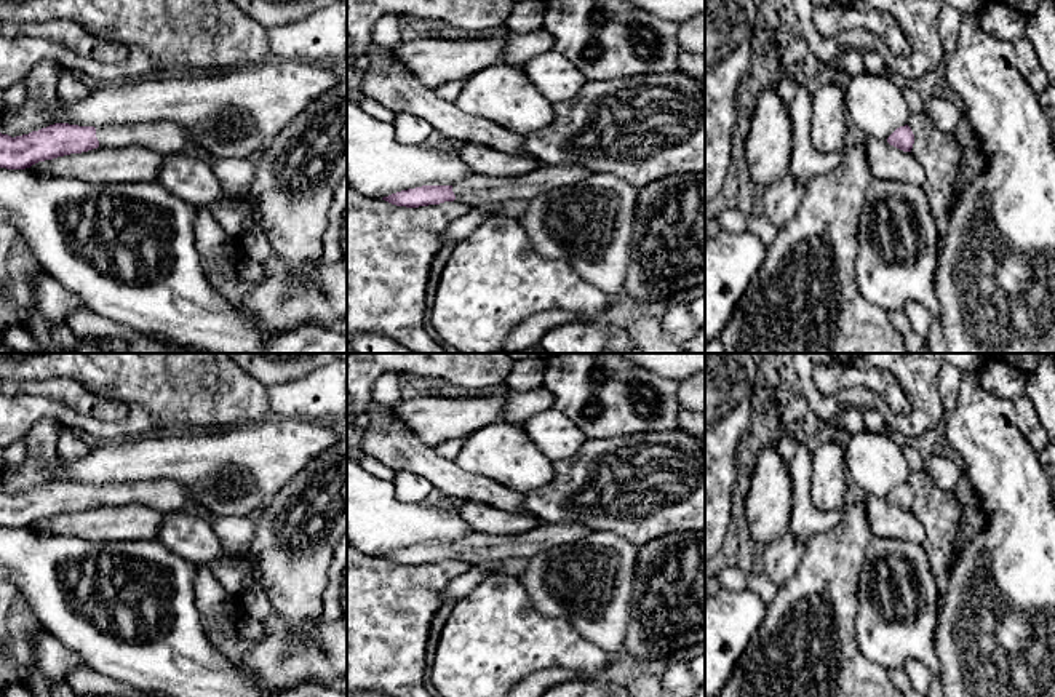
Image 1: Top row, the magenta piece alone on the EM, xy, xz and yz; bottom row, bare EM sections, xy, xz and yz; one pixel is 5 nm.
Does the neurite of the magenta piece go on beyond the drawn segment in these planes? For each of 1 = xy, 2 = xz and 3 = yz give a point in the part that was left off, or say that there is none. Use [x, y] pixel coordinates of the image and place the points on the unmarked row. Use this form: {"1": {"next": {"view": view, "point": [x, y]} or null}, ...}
{"1": {"next": {"view": "xy", "point": [165, 496]}}, "2": {"next": {"view": "xz", "point": [477, 547]}}, "3": {"next": null}}

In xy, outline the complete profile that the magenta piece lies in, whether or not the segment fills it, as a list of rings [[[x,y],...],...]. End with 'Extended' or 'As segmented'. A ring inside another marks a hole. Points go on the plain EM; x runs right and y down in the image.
[[[173,480],[129,484],[78,484],[54,481],[29,492],[11,496],[0,491],[0,526],[26,528],[58,515],[98,505],[144,504],[169,513],[193,502],[190,491]]]. Extended

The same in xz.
[[[542,523],[518,536],[488,536],[472,531],[467,537],[454,544],[422,544],[392,552],[382,558],[406,566],[440,563],[444,560],[459,560],[470,564],[502,561],[507,558],[528,560],[551,547],[572,544],[590,532],[591,531],[580,523]]]. Extended

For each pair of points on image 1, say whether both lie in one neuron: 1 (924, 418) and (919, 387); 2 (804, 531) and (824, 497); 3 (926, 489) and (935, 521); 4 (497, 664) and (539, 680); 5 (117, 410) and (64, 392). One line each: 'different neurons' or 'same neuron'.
1: same neuron
2: different neurons
3: same neuron
4: different neurons
5: same neuron

